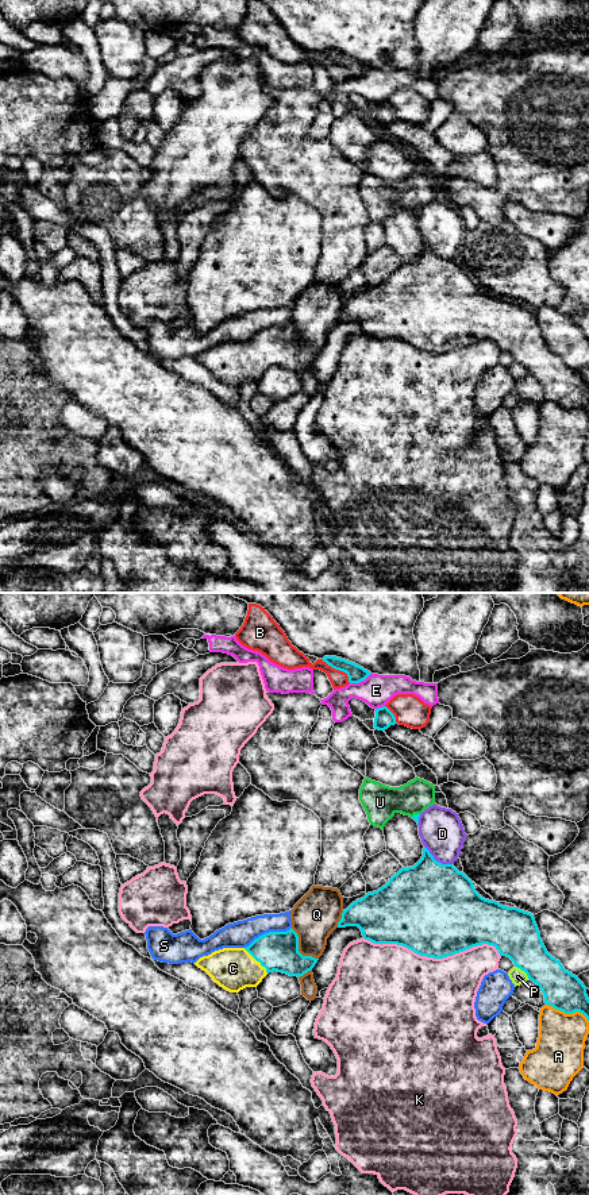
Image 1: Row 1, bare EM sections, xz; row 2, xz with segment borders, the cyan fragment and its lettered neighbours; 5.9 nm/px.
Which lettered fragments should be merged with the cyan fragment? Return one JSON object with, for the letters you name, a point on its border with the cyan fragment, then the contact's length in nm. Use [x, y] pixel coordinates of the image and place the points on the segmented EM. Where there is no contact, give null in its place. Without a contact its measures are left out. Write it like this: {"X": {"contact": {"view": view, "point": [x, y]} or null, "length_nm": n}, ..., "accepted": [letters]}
{"C": {"contact": {"view": "xz", "point": [257, 960]}, "length_nm": 220}, "accepted": ["C"]}

